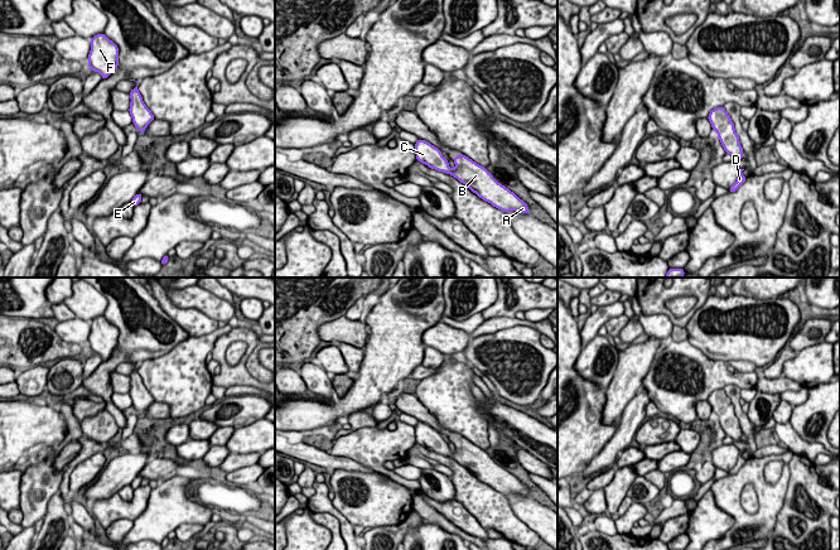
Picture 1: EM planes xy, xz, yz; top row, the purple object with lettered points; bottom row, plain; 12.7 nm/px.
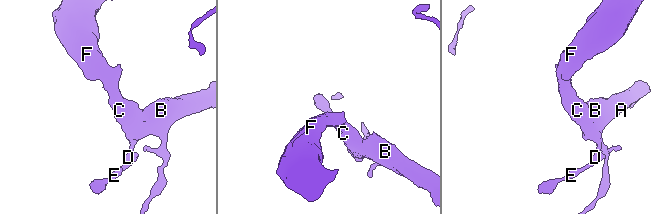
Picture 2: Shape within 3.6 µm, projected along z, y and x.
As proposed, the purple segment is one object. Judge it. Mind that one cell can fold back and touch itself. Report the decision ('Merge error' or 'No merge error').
No merge error

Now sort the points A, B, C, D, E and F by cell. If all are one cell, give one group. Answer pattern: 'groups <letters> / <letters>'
groups A B C D E F

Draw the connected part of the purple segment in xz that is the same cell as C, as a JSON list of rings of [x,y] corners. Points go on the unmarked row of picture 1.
[[[419,421],[416,424],[415,434],[417,444],[438,454],[453,458],[493,489],[503,494],[531,496],[522,482],[498,465],[484,449],[477,447],[464,436],[457,438],[453,442],[455,450],[452,452],[441,434],[425,423]]]

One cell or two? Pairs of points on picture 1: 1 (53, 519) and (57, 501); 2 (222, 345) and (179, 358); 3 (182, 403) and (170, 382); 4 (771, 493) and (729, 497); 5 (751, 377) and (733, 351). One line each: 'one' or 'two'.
1: one
2: two
3: one
4: one
5: two

